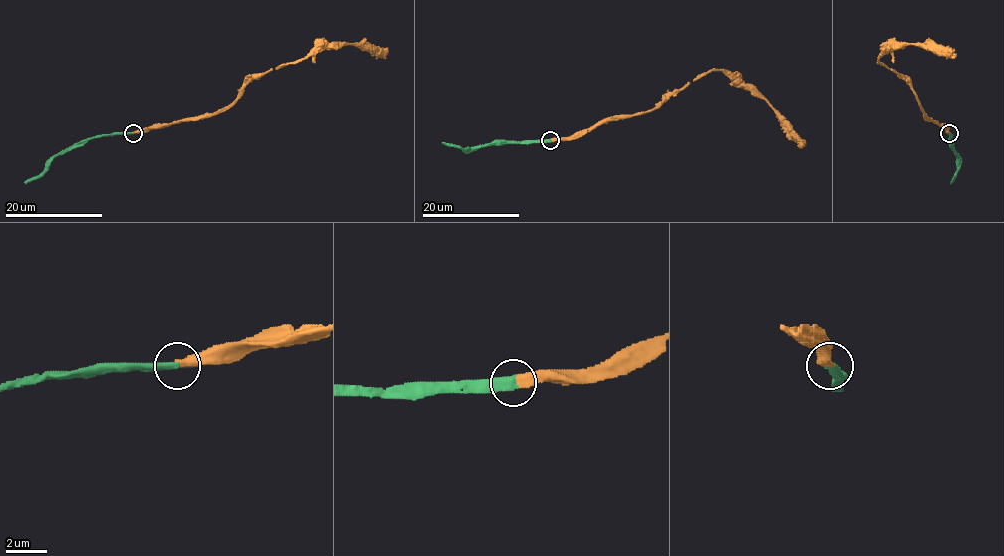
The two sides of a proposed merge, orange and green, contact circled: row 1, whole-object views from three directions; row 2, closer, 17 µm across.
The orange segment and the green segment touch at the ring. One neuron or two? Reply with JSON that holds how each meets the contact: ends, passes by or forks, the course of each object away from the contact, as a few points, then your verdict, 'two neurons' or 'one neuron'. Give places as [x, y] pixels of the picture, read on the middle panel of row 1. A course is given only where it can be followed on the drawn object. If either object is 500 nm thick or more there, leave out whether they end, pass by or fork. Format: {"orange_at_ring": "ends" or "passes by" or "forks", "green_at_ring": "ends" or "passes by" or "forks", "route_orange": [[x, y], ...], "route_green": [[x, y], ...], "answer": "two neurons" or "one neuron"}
{"orange_at_ring": "ends", "green_at_ring": "ends", "route_orange": [[551, 140], [582, 136], [609, 120], [657, 107], [689, 81], [712, 70], [722, 70], [749, 84], [802, 147]], "route_green": [[550, 140], [493, 141], [472, 148], [459, 148], [442, 142]], "answer": "one neuron"}

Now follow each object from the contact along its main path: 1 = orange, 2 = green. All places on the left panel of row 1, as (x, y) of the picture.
1: (134, 133), (222, 112), (252, 79), (325, 48), (370, 44), (385, 56)
2: (133, 133), (95, 135), (75, 143), (62, 150), (41, 172), (24, 183)

